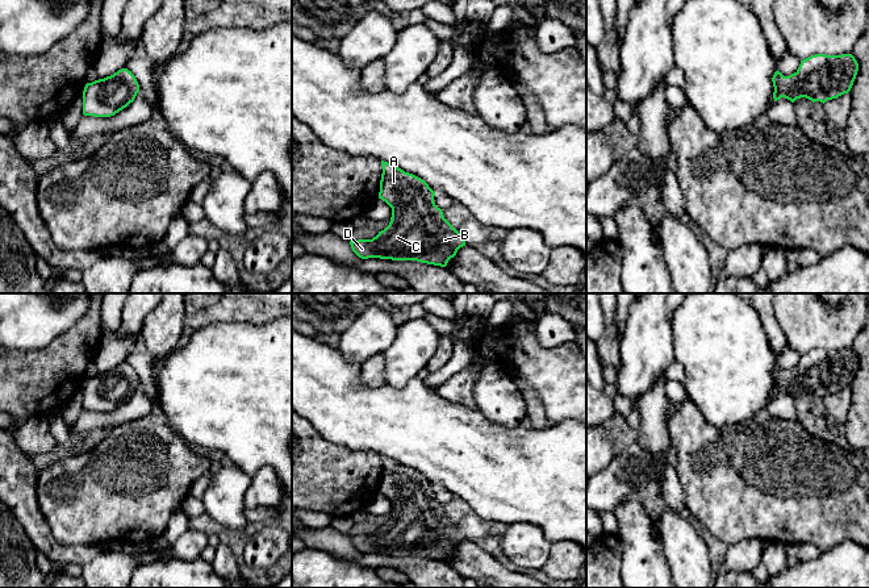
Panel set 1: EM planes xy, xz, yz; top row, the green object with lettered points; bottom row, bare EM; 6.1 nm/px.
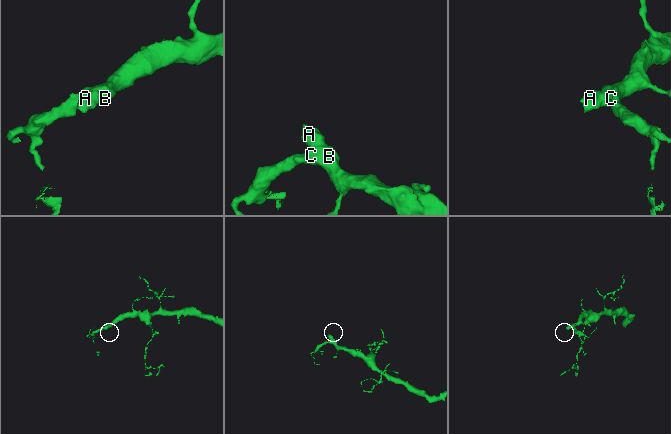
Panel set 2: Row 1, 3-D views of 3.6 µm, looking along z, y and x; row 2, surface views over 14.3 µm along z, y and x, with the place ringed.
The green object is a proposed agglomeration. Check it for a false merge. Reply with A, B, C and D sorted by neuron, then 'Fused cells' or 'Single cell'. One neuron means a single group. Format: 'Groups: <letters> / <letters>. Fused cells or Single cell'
Groups: A B C D. Single cell

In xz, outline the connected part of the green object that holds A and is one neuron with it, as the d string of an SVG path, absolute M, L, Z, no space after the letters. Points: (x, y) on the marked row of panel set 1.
M381 160L381 167L379 199L392 208L390 222L372 239L350 241L352 251L362 259L417 260L446 267L465 241L435 205L435 192L425 180L392 163Z

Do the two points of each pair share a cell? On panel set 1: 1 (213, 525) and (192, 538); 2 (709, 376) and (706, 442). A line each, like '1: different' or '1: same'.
1: different
2: different

